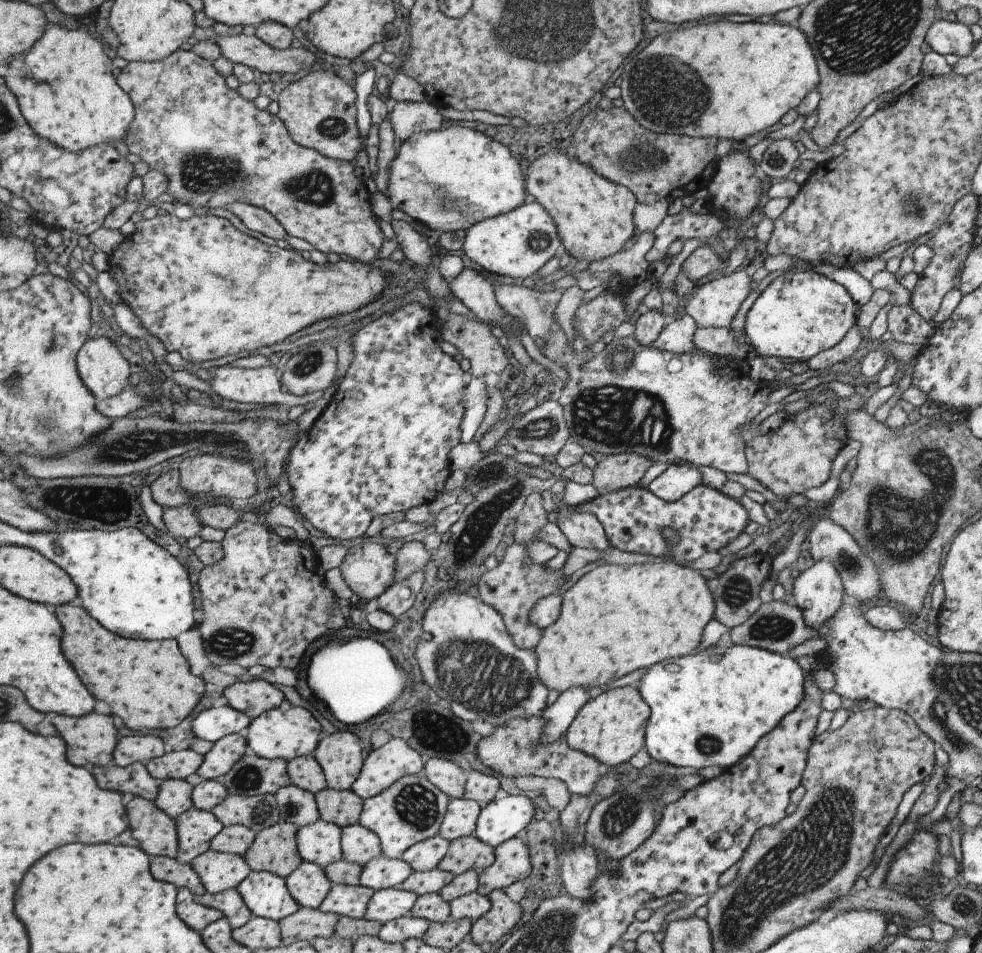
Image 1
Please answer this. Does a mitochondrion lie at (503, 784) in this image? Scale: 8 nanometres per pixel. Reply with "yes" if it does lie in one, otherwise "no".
no

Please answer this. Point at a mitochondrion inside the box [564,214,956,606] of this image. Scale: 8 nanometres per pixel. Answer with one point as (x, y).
(610, 415)

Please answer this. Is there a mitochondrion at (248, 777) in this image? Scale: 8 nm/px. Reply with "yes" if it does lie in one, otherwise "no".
yes

